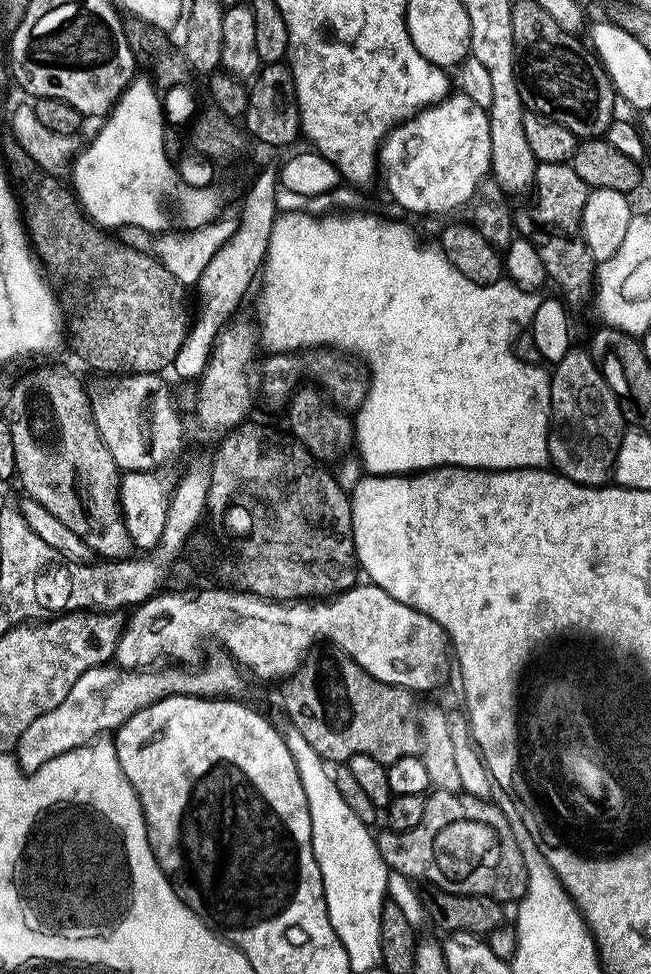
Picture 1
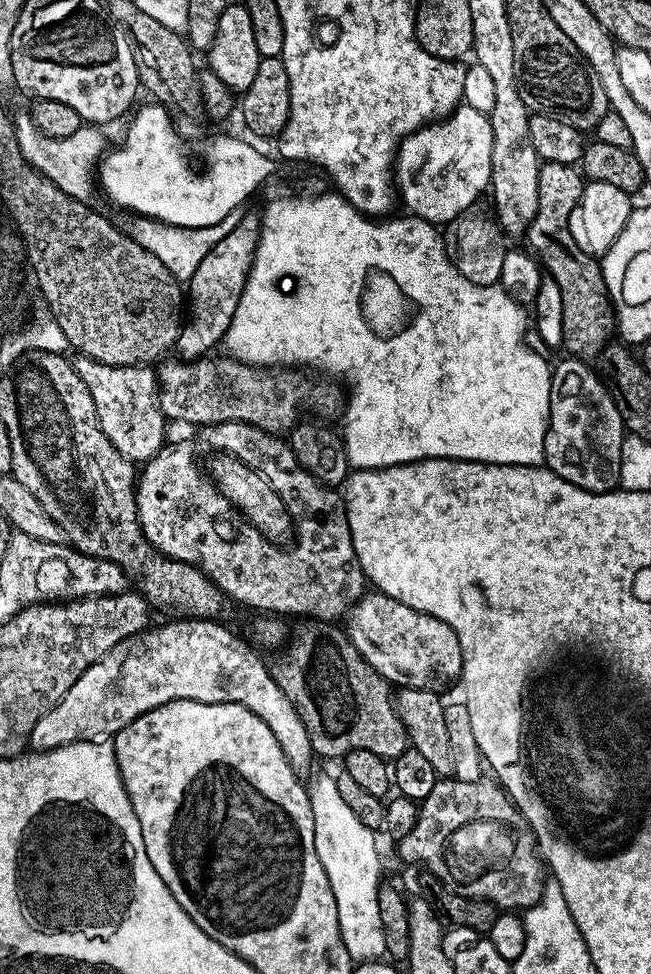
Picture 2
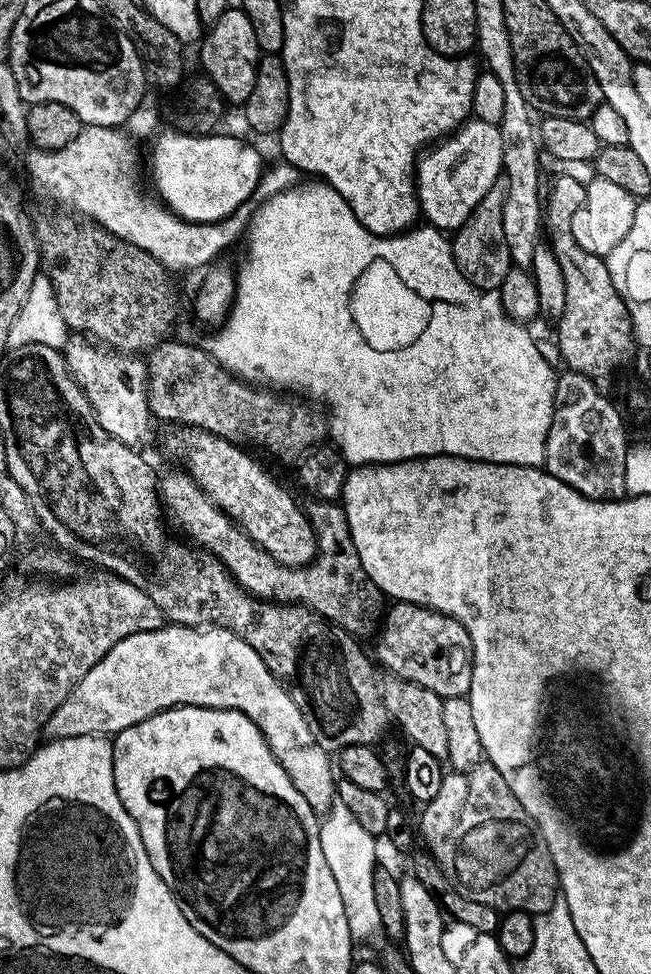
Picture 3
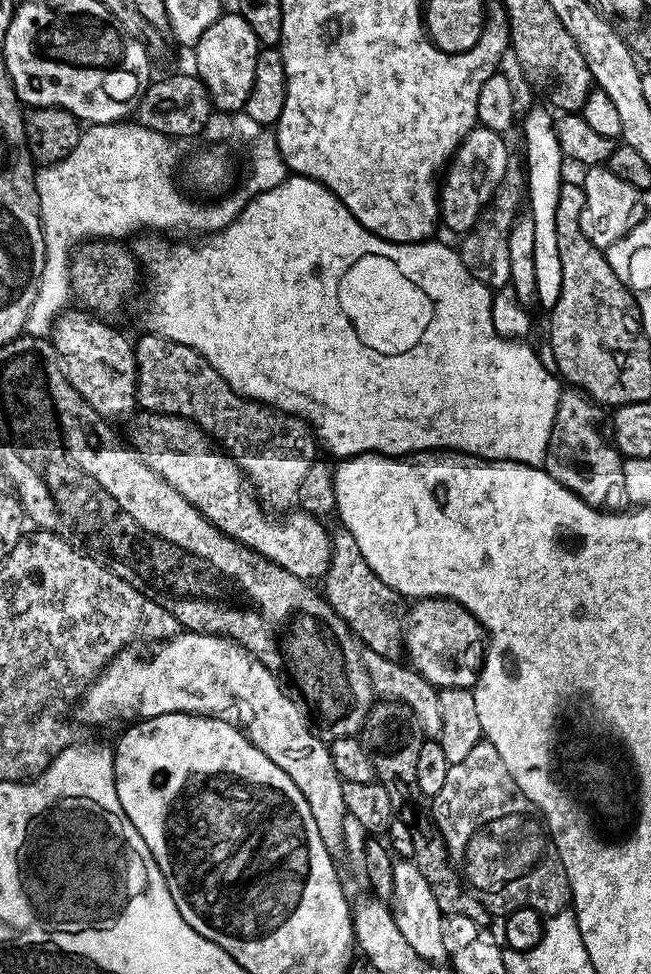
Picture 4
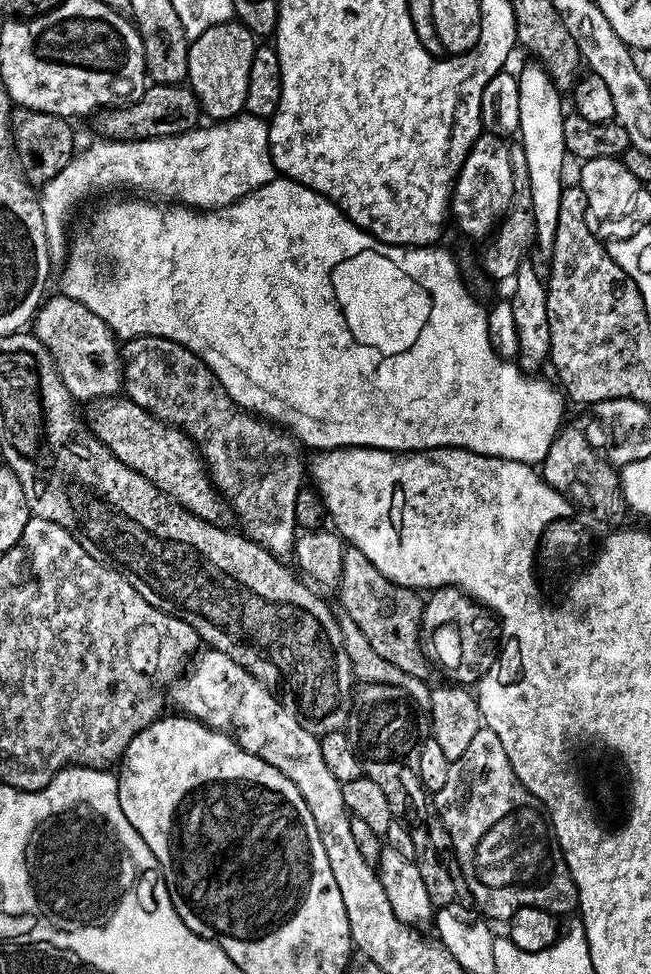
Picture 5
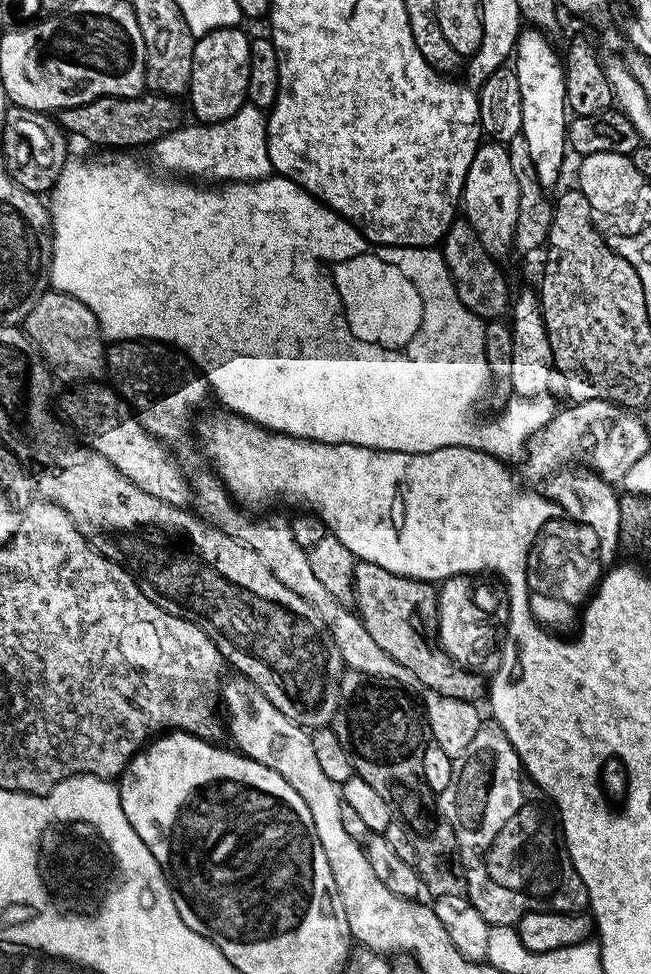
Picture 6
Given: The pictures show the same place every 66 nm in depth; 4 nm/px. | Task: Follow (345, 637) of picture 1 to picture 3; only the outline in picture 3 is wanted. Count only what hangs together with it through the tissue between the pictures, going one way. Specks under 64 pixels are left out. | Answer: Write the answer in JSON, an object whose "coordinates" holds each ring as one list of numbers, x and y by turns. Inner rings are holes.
{"coordinates":[[403,602,391,606,392,613,383,617,379,629,375,659,392,668,393,677,426,686,426,690,434,690,441,698,467,696,472,681,472,639,468,631,452,616,432,608]]}

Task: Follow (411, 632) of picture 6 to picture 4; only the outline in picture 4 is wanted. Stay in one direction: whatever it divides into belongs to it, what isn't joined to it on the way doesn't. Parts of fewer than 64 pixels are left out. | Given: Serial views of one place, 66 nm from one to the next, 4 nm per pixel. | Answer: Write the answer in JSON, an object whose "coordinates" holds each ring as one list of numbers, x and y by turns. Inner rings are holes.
{"coordinates":[[343,526,335,529,340,536,332,532,332,561,328,572,322,577,322,595,329,606,342,617,349,632,356,637,364,648,374,650,389,658,396,658,402,652,402,633,406,615,406,600,395,592,362,558,358,542]]}

